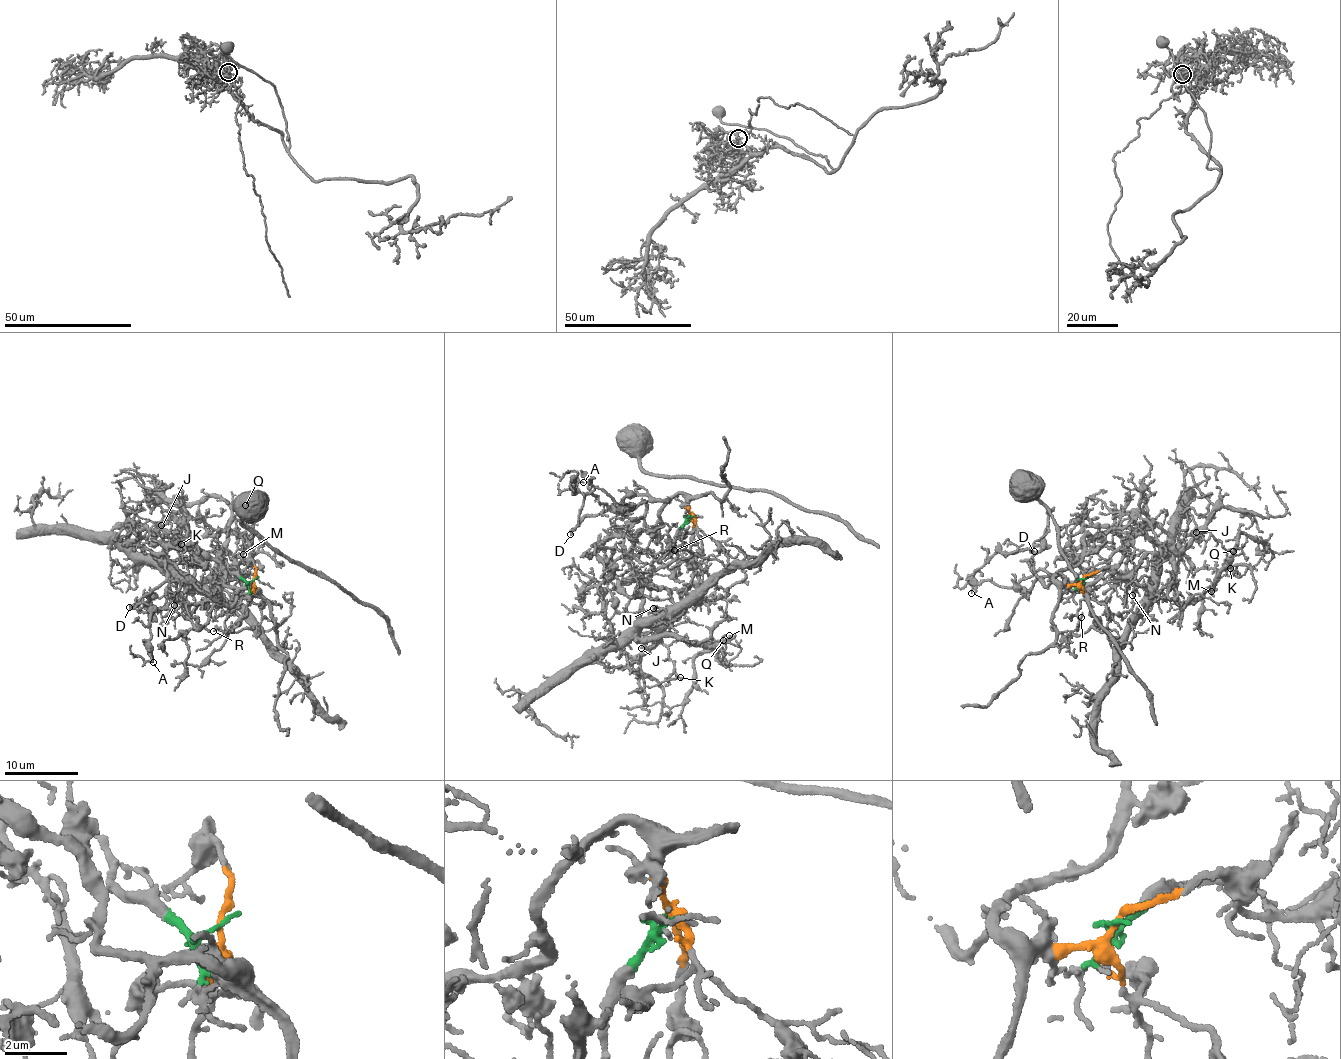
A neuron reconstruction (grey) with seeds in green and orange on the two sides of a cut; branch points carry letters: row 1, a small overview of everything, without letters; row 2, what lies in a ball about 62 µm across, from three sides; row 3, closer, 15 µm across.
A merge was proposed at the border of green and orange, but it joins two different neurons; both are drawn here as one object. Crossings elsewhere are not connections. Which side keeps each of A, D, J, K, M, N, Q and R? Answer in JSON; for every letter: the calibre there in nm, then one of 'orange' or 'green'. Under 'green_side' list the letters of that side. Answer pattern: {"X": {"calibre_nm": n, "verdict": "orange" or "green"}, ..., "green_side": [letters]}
{"A": {"calibre_nm": 60, "verdict": "orange"}, "D": {"calibre_nm": 150, "verdict": "orange"}, "J": {"calibre_nm": 90, "verdict": "green"}, "K": {"calibre_nm": 120, "verdict": "green"}, "M": {"calibre_nm": 130, "verdict": "green"}, "N": {"calibre_nm": 110, "verdict": "green"}, "Q": {"calibre_nm": 140, "verdict": "green"}, "R": {"calibre_nm": 140, "verdict": "orange"}, "green_side": ["J", "K", "M", "N", "Q"]}

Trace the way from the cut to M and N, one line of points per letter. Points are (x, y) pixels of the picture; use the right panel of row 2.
M: (1082, 578), (1119, 565), (1135, 536), (1147, 534), (1173, 563), (1180, 602), (1190, 602), (1211, 586), (1210, 592)
N: (1082, 578), (1119, 565), (1135, 536), (1147, 534), (1163, 549), (1163, 556), (1133, 596)

